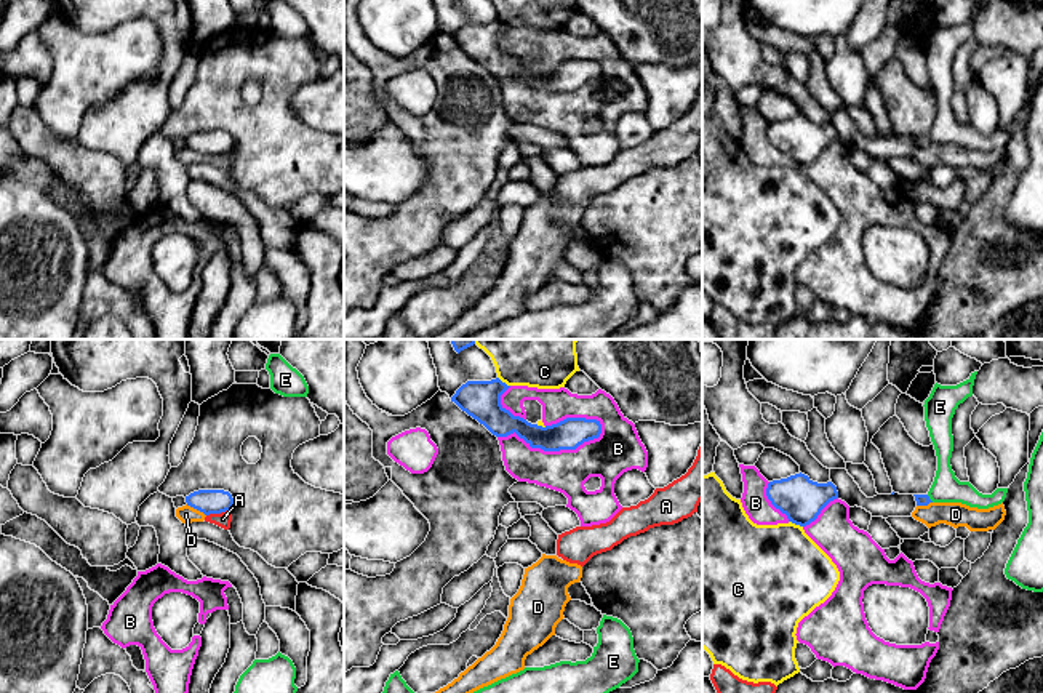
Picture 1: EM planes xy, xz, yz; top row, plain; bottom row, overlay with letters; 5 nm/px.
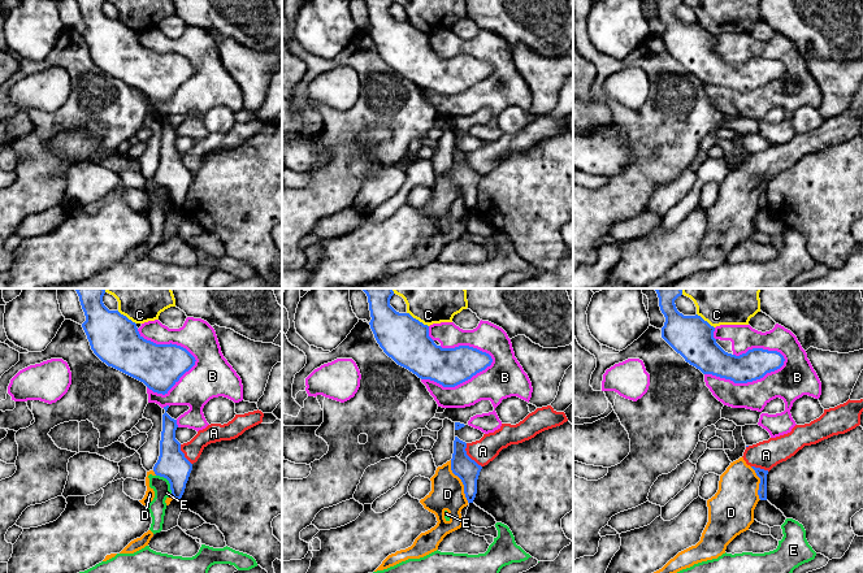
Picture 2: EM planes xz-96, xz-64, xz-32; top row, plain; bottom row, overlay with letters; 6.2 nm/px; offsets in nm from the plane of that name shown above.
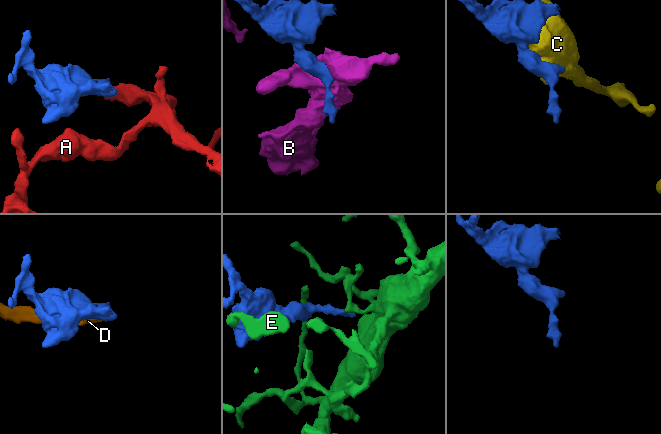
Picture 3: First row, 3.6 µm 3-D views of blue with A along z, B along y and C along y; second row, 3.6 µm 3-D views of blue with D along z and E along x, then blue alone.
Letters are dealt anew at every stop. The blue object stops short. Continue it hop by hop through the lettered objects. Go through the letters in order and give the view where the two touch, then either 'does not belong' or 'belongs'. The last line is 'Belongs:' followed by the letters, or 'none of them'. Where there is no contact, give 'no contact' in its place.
A: xy | does not belong
B: xz | does not belong
C: yz | does not belong
D: xy | does not belong
E: yz | does not belong
Belongs: none of them

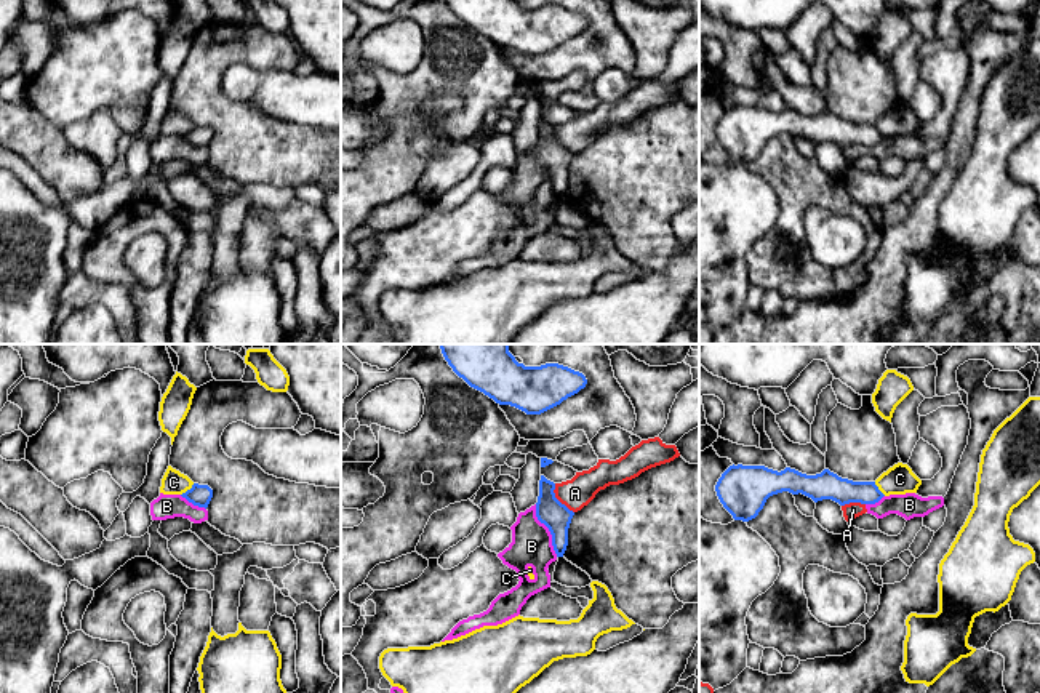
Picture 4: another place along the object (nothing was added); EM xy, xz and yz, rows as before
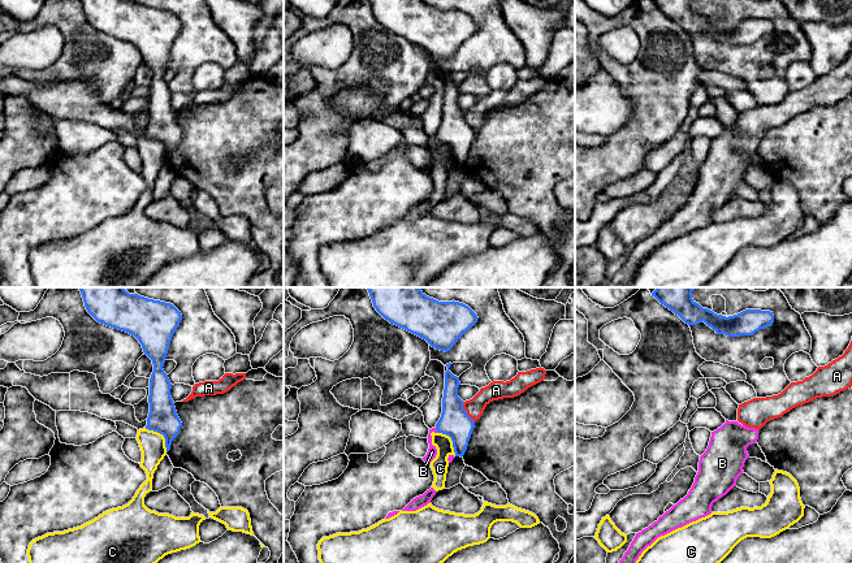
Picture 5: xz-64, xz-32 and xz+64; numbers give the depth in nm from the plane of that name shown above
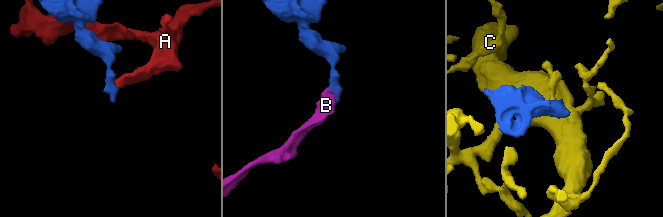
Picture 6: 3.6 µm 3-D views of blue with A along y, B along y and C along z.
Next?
A: xz | does not belong
B: xz | does not belong
C: xy | does not belong
Belongs: none of them

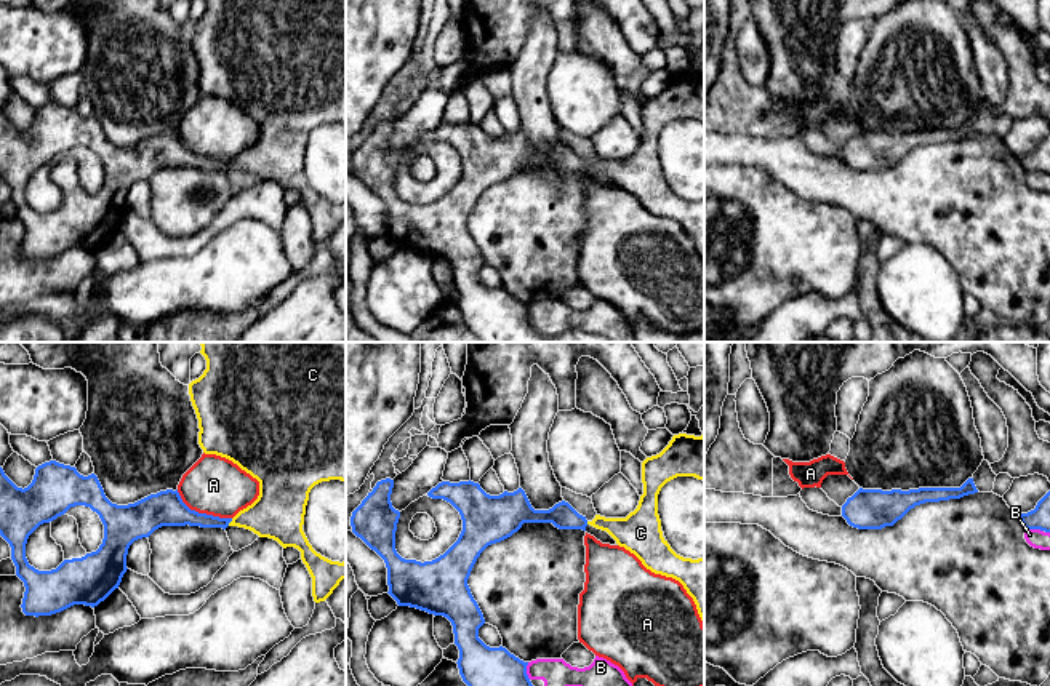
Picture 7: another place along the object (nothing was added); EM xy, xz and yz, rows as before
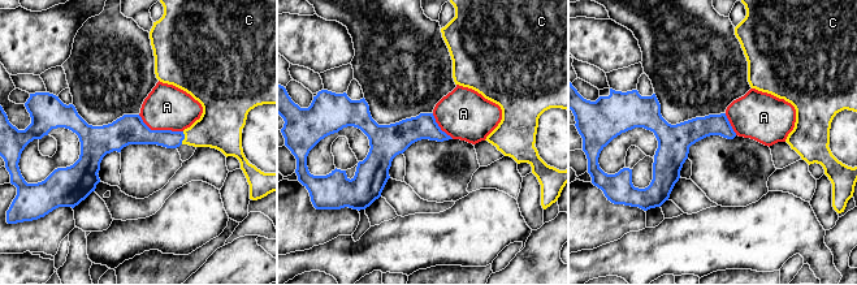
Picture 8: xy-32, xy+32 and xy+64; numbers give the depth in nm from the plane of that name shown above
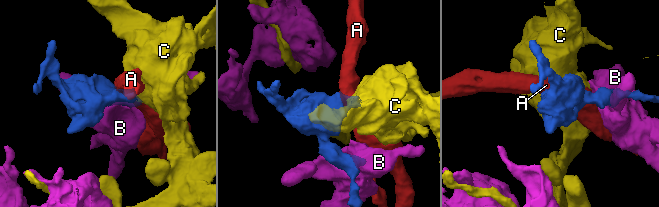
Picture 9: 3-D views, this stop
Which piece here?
A: xy | does not belong
B: xz | does not belong
C: xy | belongs
Belongs: C

